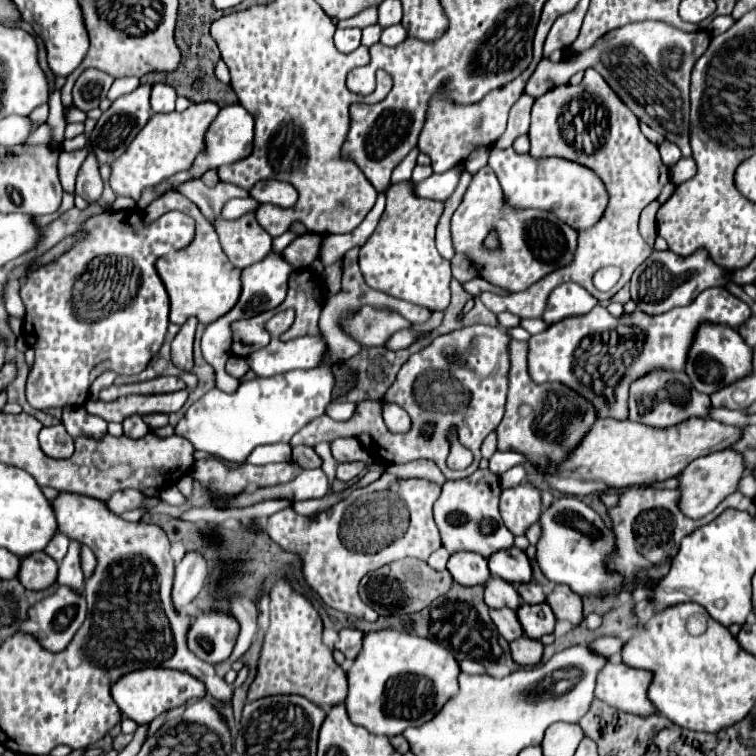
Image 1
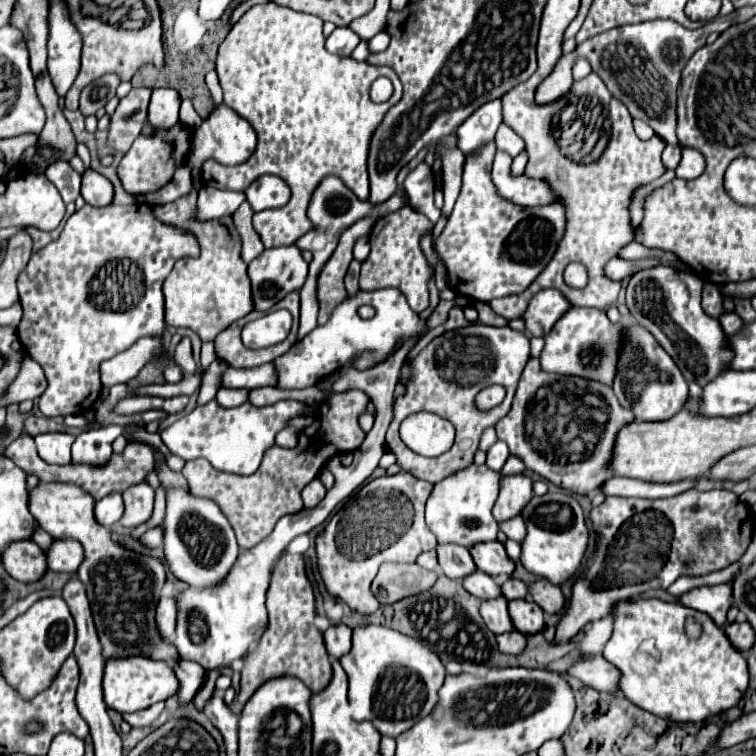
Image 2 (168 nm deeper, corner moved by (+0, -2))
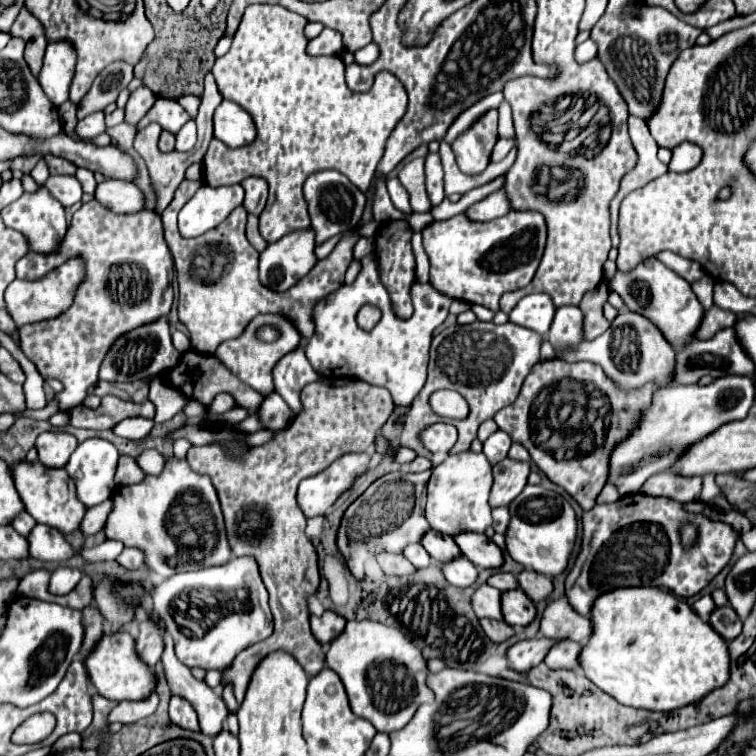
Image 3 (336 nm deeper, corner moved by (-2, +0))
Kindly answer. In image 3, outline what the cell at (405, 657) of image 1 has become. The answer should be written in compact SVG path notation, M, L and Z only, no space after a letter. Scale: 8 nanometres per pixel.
M347 621L343 637L327 647L325 663L341 677L353 713L371 721L381 733L403 729L419 705L435 699L435 693L427 687L429 667L421 651L399 629L379 621Z

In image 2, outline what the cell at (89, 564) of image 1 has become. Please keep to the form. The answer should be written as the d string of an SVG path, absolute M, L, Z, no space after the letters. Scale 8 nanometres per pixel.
M53 539L53 547L45 551L51 571L75 573L83 561L83 547L75 539Z

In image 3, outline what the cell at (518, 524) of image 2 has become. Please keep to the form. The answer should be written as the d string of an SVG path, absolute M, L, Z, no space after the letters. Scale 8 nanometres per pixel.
M503 507L503 509L495 509L493 511L493 529L501 535L507 533L507 527L509 527L509 509Z

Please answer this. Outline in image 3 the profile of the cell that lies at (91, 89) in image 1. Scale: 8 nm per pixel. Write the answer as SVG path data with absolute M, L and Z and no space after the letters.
M117 61L105 67L93 81L89 93L77 105L77 117L83 119L95 111L103 111L109 103L115 103L117 95L129 85L131 79L133 79L131 65Z

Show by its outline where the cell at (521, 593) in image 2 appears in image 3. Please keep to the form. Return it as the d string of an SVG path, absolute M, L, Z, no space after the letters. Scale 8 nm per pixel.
M495 573L493 577L489 577L489 581L487 581L491 587L495 587L495 589L499 589L501 593L505 593L505 591L511 591L511 589L517 589L519 587L519 583L517 583L517 577L515 575L511 575L511 573Z

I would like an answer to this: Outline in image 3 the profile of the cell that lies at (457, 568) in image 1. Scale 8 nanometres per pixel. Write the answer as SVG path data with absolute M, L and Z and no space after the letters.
M433 529L423 537L421 545L427 549L427 553L431 555L433 561L437 563L447 563L447 561L455 561L457 557L461 557L461 549L455 545L453 537L447 537L443 533L435 533Z

